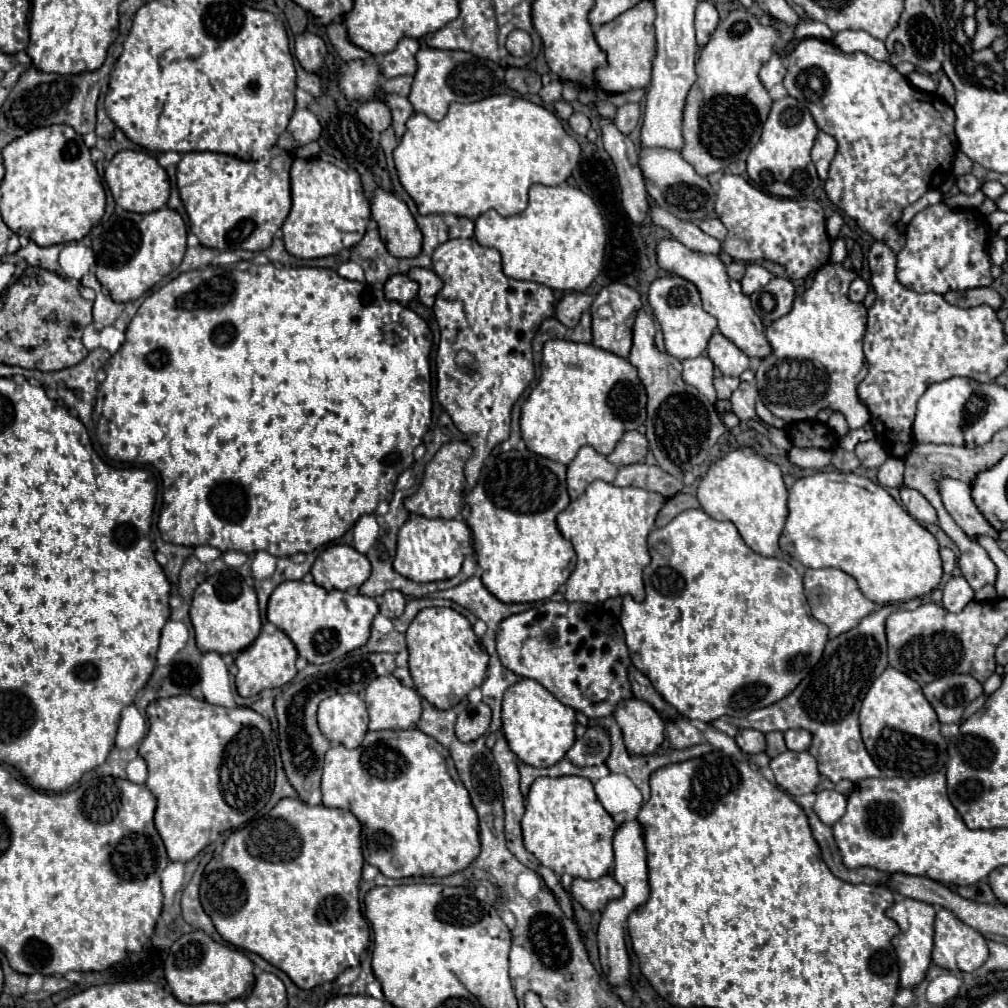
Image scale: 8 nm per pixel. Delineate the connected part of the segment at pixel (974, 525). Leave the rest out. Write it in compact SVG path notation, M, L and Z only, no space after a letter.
M941 477L937 479L937 489L947 513L955 519L955 523L969 535L989 535L997 539L997 531L989 525L989 521L981 515L977 505L971 499L971 487L961 483L959 479Z

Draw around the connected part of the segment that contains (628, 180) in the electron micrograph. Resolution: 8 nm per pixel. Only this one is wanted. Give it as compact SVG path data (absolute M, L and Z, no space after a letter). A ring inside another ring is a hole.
M599 115L599 125L601 125L603 145L611 155L619 175L619 183L623 189L623 209L627 211L633 223L641 223L647 215L649 201L647 201L643 175L637 167L637 147L629 135L617 131L611 119Z

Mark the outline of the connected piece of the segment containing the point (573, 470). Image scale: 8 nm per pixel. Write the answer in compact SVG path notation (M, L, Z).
M581 447L573 463L567 467L567 489L571 499L577 499L585 493L585 487L597 479L605 483L613 483L617 475L617 467L607 461L607 457L599 455L591 447Z

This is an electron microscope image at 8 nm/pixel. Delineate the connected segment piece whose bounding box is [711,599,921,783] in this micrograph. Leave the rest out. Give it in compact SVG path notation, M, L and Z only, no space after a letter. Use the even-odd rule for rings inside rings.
M911 599L901 603L899 607L885 605L879 611L867 615L855 629L829 639L825 653L819 661L819 675L805 677L785 699L751 711L745 719L737 717L721 717L711 725L729 737L735 737L739 729L757 729L761 733L769 731L787 731L787 729L805 729L813 735L811 755L817 759L819 773L839 783L841 779L849 779L853 783L869 777L881 777L881 771L869 757L861 733L859 733L859 709L869 689L869 683L881 675L887 667L887 641L885 641L885 619L895 609L915 609L921 605L921 599Z

